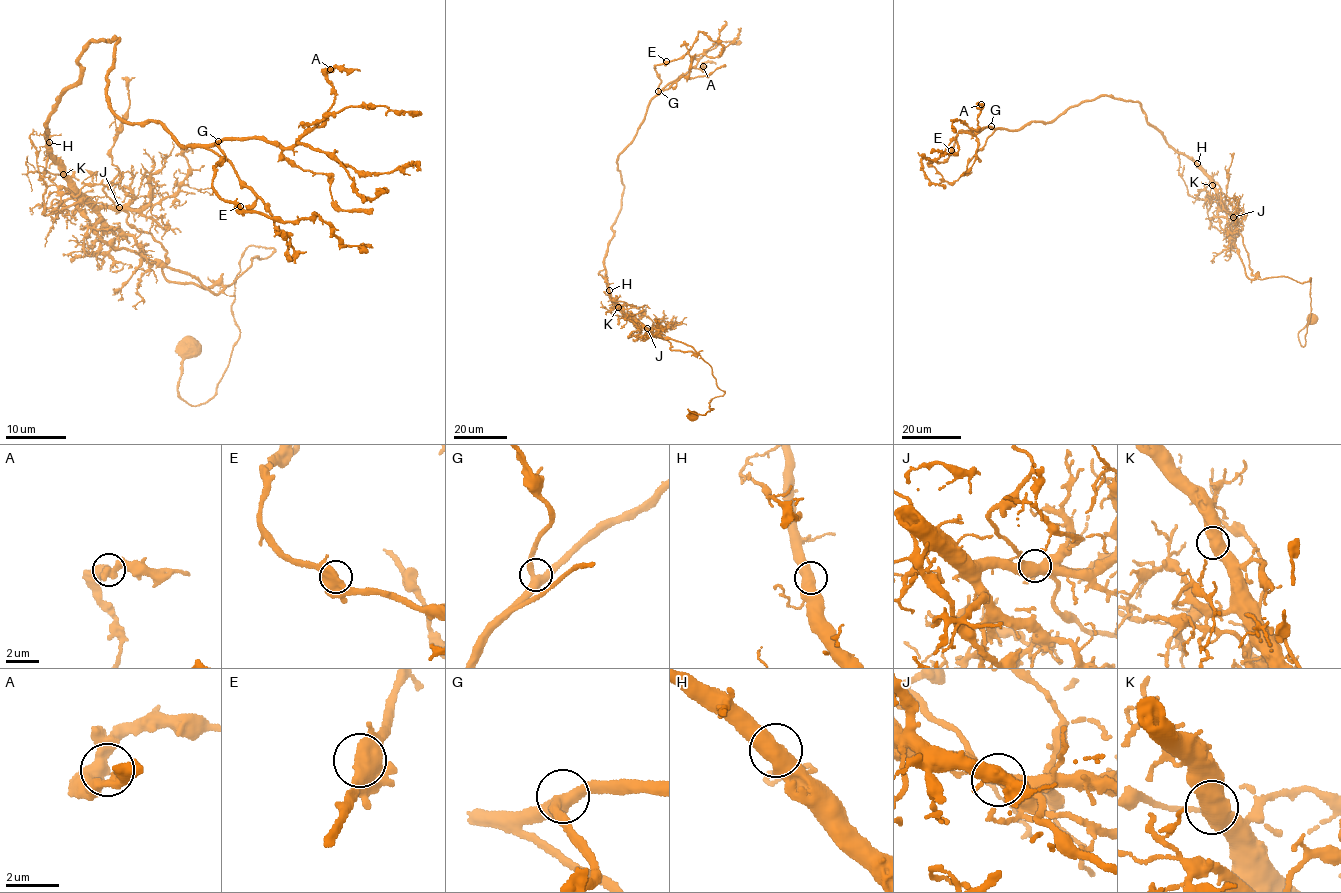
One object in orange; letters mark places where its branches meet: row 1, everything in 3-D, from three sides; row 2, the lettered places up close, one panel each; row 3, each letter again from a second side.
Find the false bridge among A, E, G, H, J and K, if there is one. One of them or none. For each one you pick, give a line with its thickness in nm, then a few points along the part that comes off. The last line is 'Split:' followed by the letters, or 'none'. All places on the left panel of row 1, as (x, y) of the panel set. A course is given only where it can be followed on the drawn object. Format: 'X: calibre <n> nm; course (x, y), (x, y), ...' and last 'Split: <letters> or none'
J: calibre 550 nm; course (119, 207), (169, 281), (227, 285), (275, 249), (245, 250), (240, 338), (191, 406), (195, 338)
Split: J

